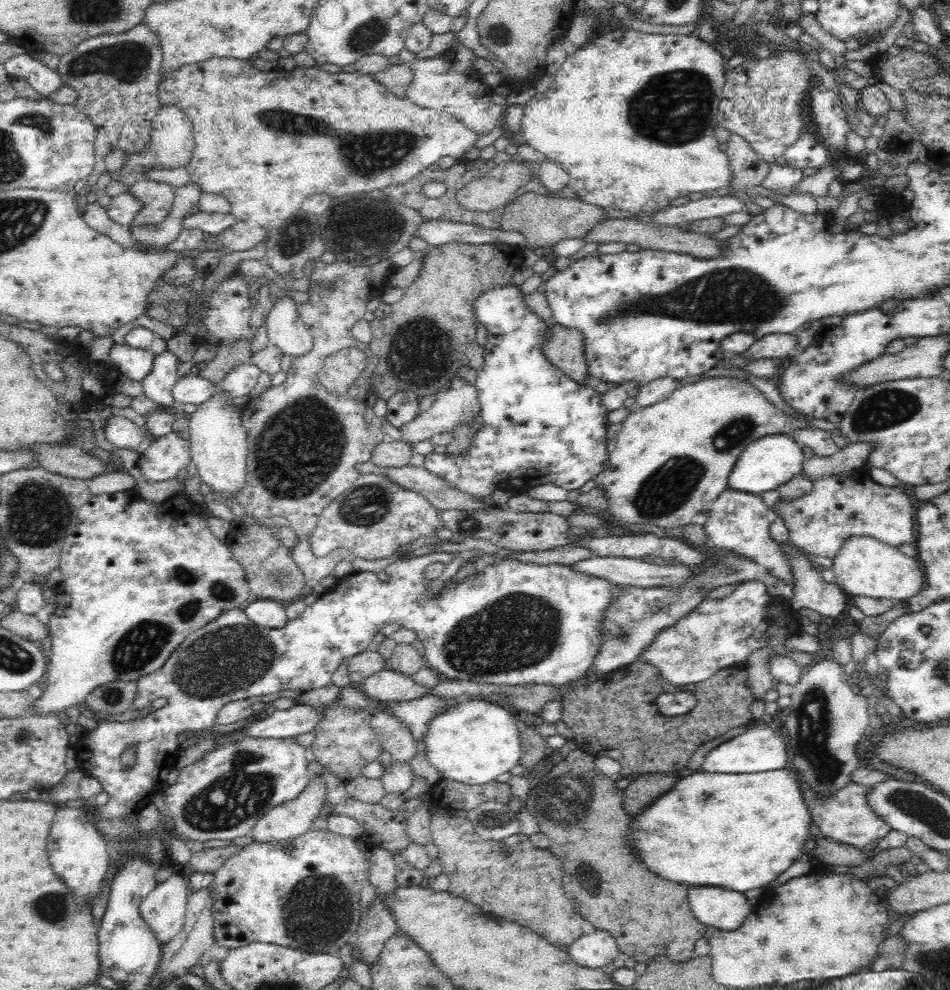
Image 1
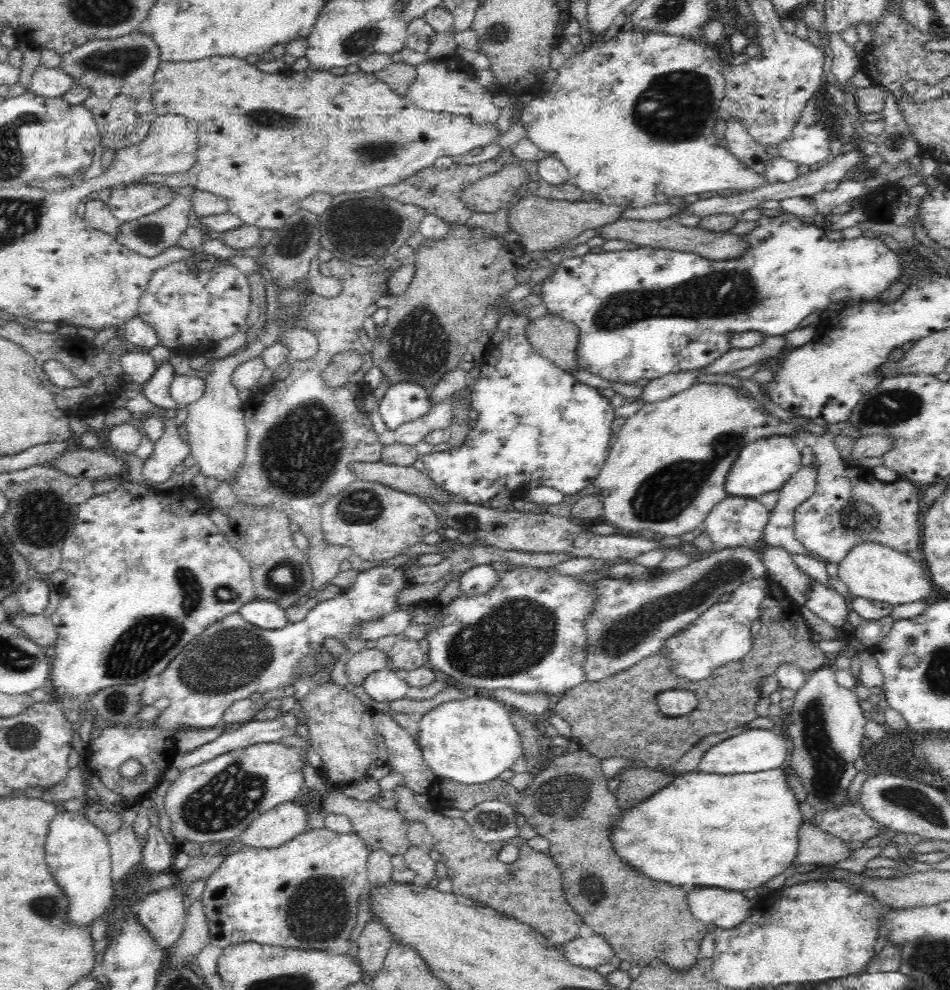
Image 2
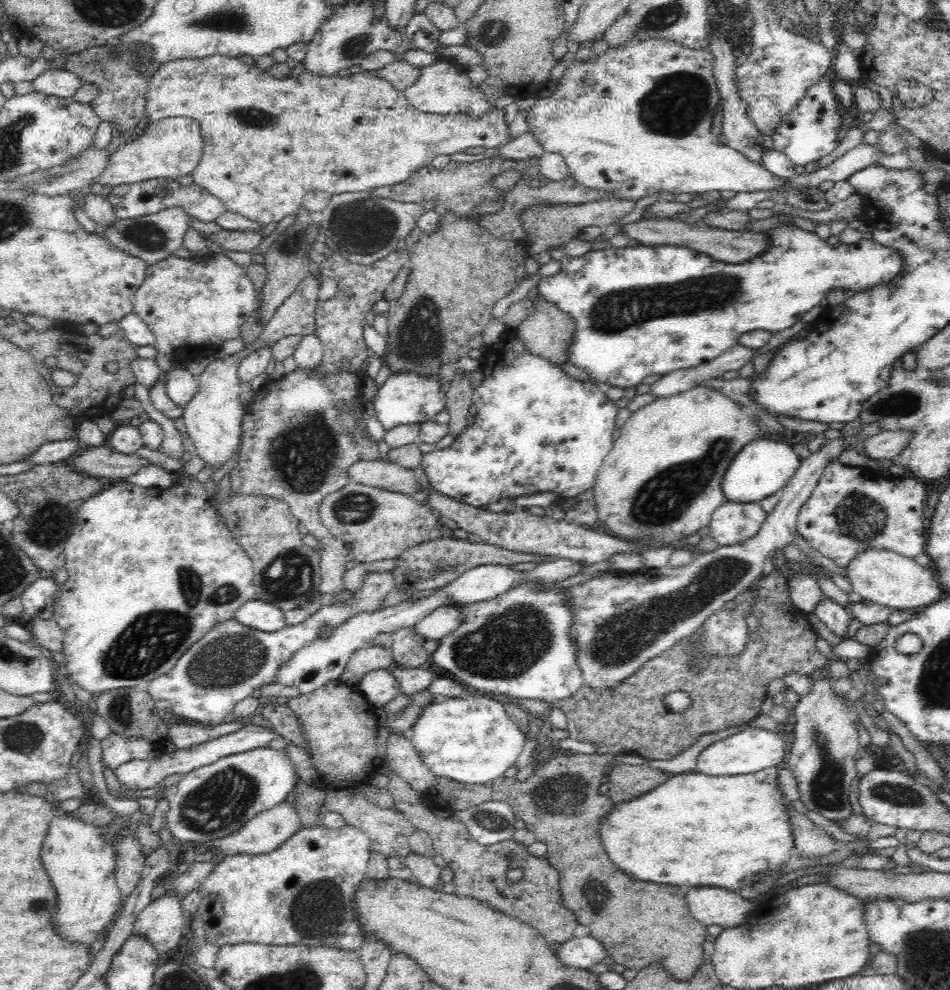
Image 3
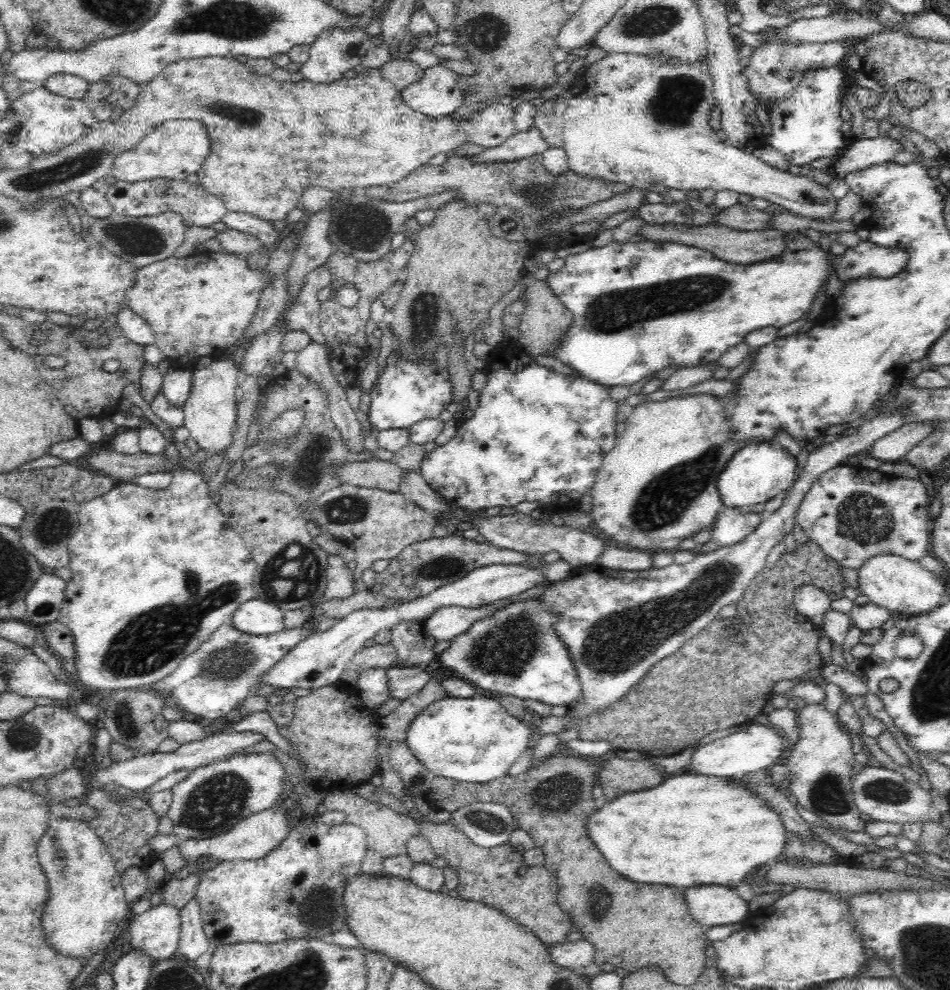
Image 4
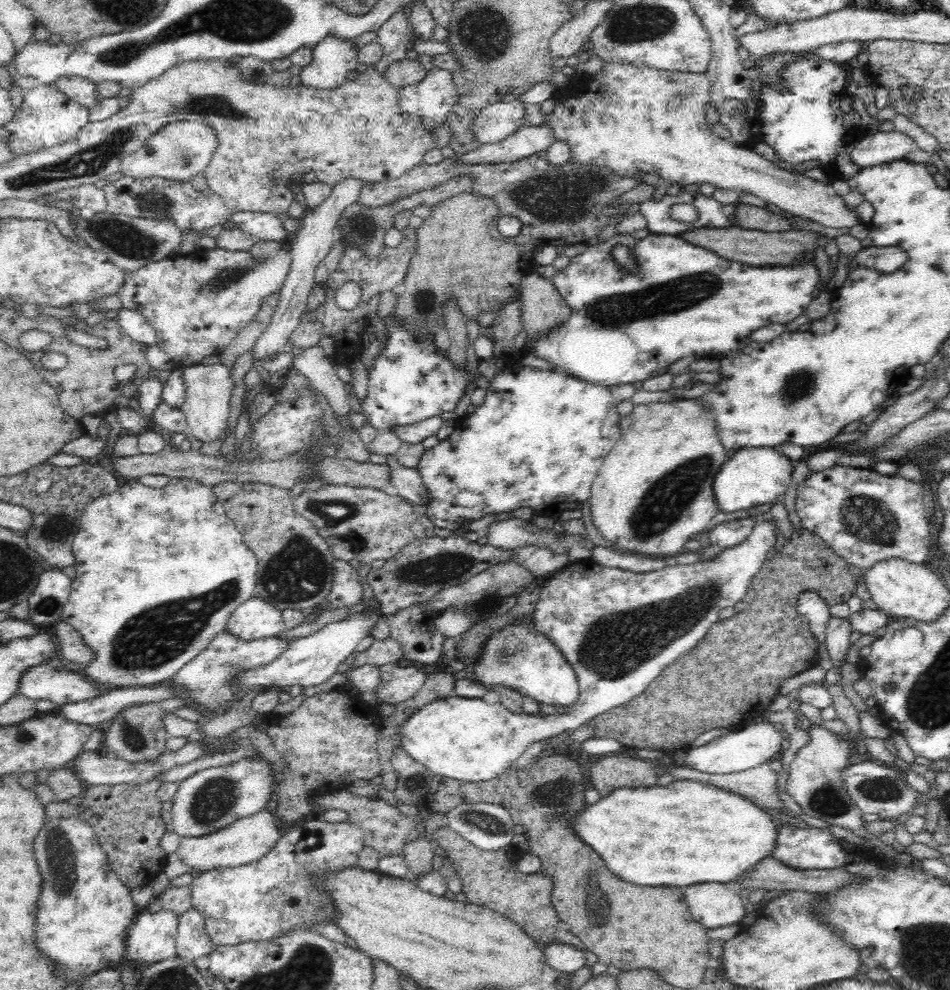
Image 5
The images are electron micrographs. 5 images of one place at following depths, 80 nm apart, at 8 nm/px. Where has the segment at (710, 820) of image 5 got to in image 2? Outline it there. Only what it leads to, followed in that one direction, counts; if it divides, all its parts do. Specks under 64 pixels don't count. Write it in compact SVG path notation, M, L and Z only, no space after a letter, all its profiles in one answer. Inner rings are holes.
M784 768L724 775L698 771L677 777L645 801L623 811L623 817L612 832L614 850L640 874L670 882L672 886L714 887L734 892L749 888L759 890L770 878L794 867L798 853L796 836L804 817L800 802L787 781L788 772Z

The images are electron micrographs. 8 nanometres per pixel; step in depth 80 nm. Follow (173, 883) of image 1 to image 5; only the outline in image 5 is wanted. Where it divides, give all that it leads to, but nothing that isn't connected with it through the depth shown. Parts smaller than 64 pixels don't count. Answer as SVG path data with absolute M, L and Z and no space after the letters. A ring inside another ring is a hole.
M164 909L156 913L137 912L127 931L125 960L149 966L176 956L178 926L179 916L174 912Z

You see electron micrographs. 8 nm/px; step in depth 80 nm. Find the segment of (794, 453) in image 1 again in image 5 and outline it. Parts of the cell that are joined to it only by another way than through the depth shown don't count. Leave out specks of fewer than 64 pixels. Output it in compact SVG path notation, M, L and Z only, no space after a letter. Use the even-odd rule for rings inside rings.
M747 447L733 452L726 464L719 468L713 482L719 511L736 512L774 502L788 490L793 470L794 461L772 447Z

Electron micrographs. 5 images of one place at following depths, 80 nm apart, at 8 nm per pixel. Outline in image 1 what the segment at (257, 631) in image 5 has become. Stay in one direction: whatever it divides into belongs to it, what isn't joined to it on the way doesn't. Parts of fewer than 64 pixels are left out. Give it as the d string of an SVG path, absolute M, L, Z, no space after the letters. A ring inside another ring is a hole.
M251 599L243 606L243 611L258 627L279 629L289 621L285 604L277 600Z

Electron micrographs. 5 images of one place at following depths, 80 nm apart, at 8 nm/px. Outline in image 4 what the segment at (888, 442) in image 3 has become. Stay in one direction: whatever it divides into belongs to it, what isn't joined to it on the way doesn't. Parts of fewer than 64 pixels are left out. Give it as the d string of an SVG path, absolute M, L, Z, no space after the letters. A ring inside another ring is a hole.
M904 423L886 437L876 440L869 455L883 462L898 462L906 452L915 448L918 442L932 432L930 423Z

